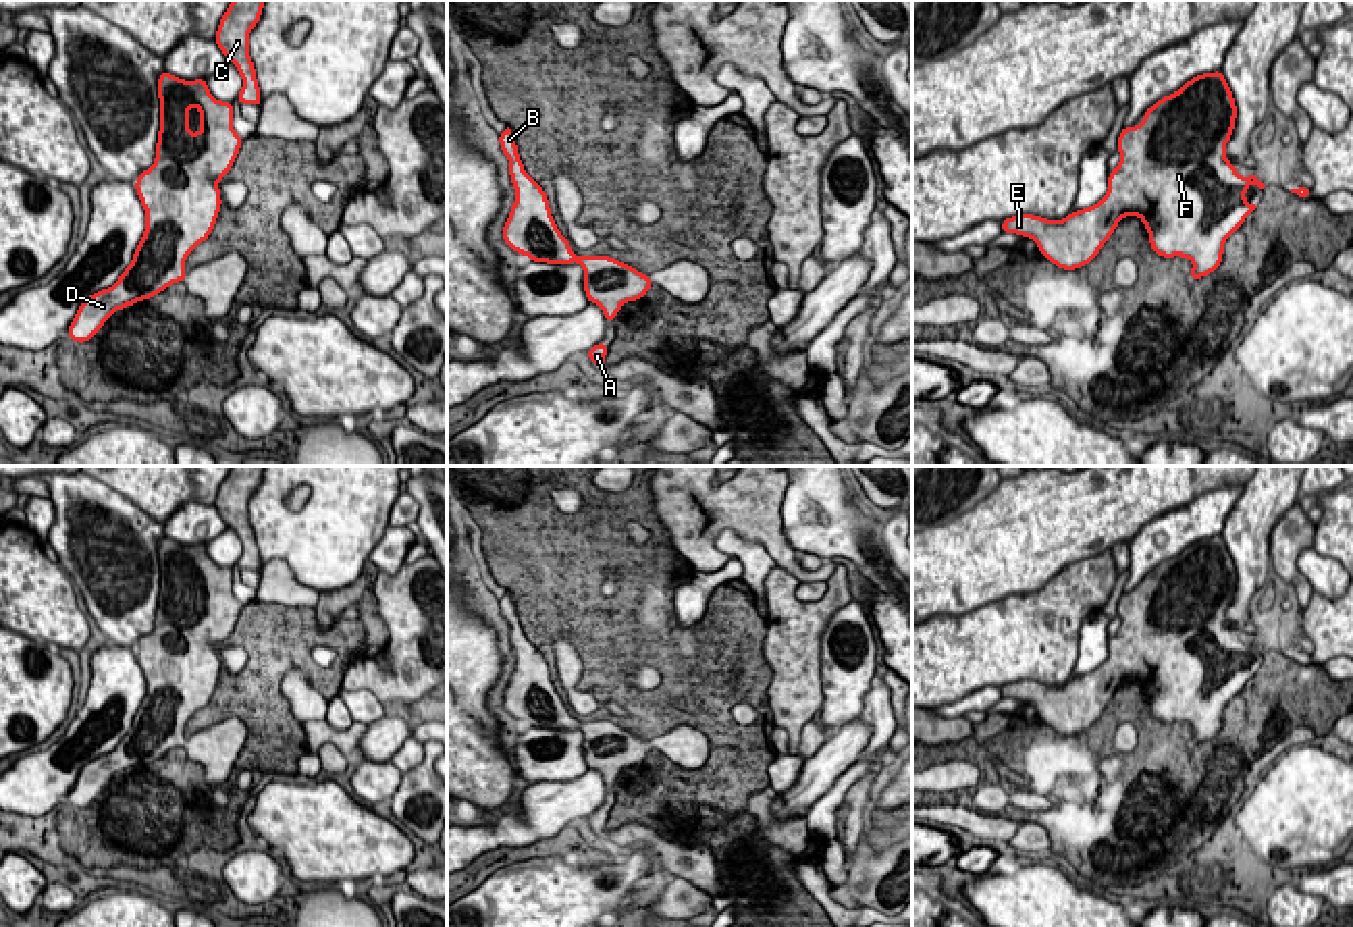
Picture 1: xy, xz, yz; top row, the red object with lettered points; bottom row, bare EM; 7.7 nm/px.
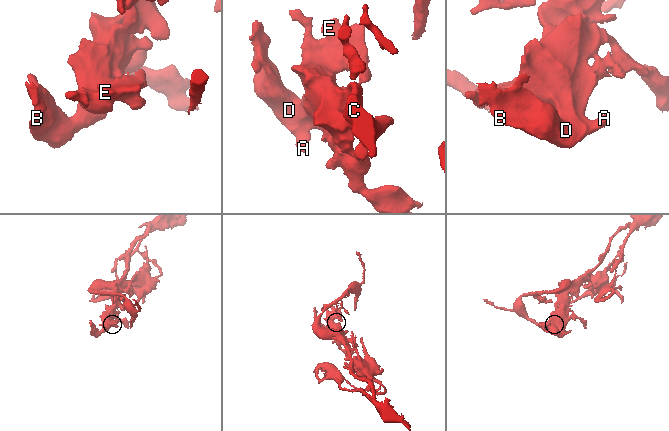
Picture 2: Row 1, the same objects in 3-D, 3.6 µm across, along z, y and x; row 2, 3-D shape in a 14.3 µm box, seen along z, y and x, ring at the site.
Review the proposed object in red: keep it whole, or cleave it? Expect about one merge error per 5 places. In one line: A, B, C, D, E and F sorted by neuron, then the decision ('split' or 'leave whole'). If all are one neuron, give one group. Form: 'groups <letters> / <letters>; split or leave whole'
groups A B C D E F; leave whole

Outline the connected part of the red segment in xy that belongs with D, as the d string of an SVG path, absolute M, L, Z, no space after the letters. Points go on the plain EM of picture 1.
M166 536L158 542L158 563L160 597L156 624L135 646L135 657L145 676L143 703L118 746L81 767L67 794L71 806L91 806L116 775L145 767L173 748L185 746L187 721L210 703L216 690L222 671L218 648L235 630L243 609L233 594L233 567L216 565L206 545L185 547Z

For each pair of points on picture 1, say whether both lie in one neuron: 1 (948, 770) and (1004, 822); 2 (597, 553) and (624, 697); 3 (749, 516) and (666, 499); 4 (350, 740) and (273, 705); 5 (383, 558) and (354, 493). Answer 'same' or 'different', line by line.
1: same
2: same
3: same
4: different
5: different

